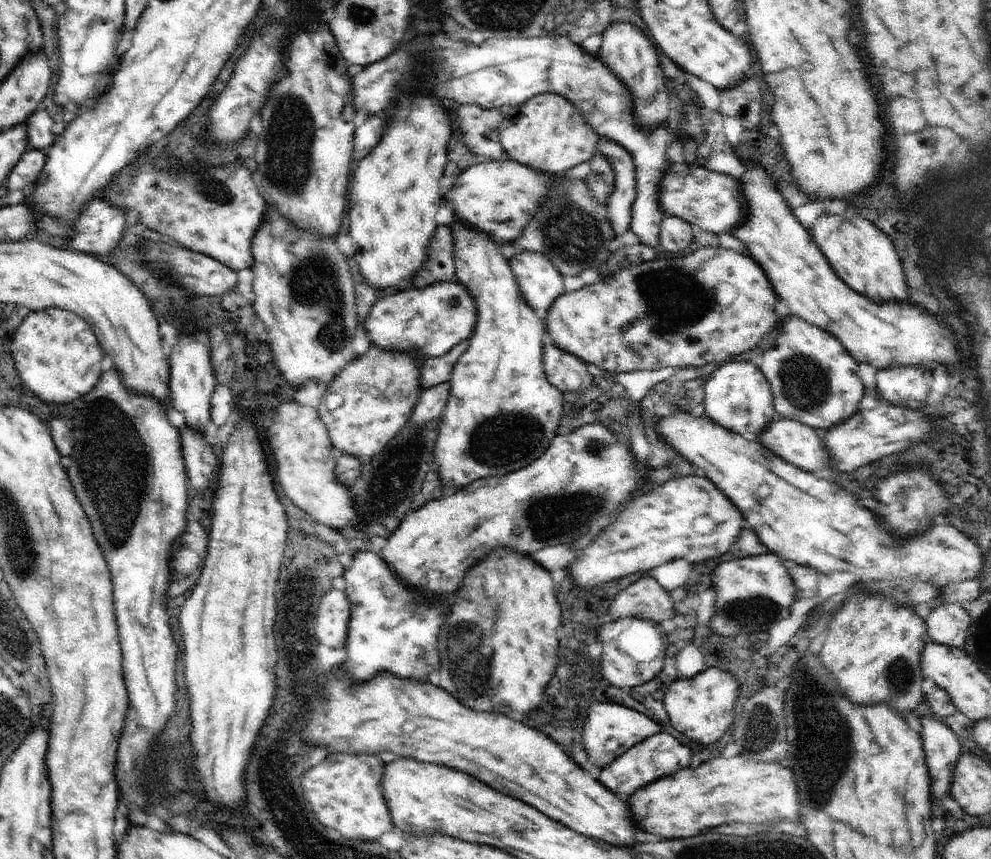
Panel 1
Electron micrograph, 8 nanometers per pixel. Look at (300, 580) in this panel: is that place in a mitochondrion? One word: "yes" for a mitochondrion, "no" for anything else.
yes

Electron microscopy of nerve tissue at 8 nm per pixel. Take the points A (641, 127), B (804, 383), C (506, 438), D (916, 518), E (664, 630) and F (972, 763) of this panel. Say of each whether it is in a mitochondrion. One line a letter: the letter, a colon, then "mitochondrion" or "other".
A: other
B: mitochondrion
C: mitochondrion
D: mitochondrion
E: other
F: other

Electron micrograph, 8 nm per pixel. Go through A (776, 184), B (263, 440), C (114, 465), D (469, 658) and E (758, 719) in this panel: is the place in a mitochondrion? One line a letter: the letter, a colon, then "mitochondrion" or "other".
A: other
B: other
C: mitochondrion
D: mitochondrion
E: mitochondrion

